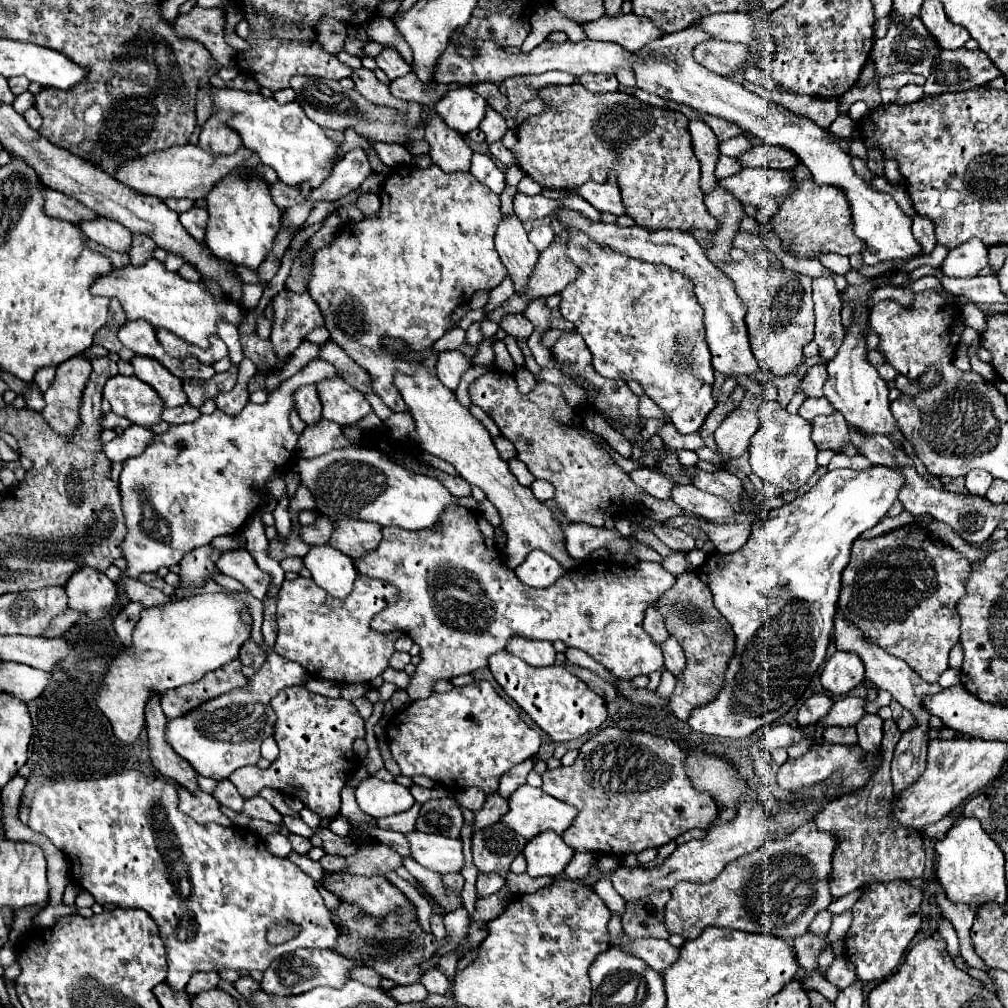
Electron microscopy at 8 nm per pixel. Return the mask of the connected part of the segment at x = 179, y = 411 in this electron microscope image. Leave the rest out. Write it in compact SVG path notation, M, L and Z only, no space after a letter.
M189 404L179 406L179 408L165 408L161 414L161 420L169 424L183 424L183 422L195 422L201 416L197 408L191 408Z

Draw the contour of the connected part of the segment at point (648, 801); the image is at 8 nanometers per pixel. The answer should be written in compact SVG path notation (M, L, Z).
M609 726L599 730L579 748L579 756L571 766L559 766L543 774L541 790L553 798L567 802L579 810L573 824L563 832L563 840L575 852L595 852L625 856L629 852L643 852L647 848L659 848L691 828L707 830L717 818L717 806L707 792L697 792L685 774L687 752L679 748L671 738L657 736L641 730L621 730Z

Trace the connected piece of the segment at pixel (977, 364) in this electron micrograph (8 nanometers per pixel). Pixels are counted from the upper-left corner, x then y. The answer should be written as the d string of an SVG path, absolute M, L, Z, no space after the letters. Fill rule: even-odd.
M972 348L968 349L968 355L970 358L972 370L981 376L983 376L986 380L995 381L997 379L997 375L993 366L989 363L982 362L978 359L975 352L973 352Z

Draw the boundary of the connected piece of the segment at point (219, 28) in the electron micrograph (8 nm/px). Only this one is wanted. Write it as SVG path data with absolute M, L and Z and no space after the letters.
M195 6L189 14L179 14L171 26L179 38L201 42L219 62L219 66L233 66L235 64L233 58L237 52L229 50L229 46L225 44L223 24L225 24L225 14L221 8L207 10Z

